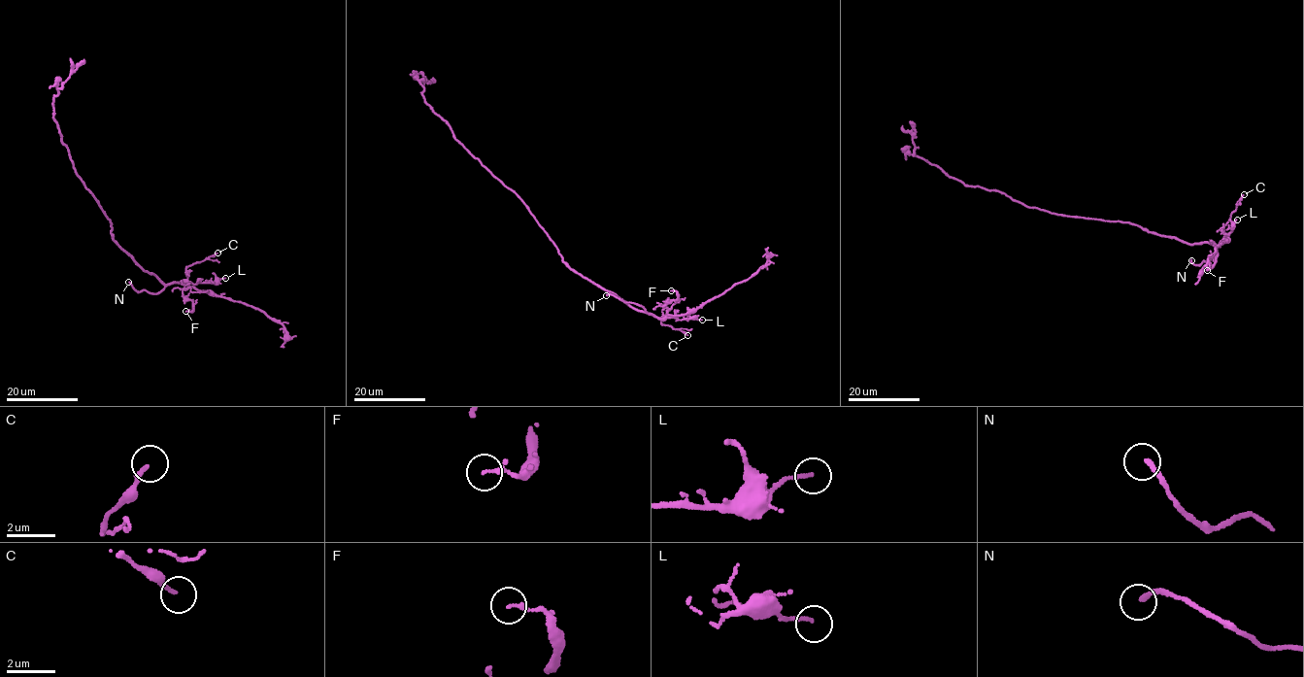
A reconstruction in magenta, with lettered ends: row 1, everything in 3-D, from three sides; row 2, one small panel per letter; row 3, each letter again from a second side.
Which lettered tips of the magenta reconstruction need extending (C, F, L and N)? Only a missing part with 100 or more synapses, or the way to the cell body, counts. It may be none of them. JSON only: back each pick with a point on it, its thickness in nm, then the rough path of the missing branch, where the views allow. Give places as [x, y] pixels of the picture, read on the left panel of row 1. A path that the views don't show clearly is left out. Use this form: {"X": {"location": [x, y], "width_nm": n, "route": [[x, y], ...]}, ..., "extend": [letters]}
{"N": {"location": [128, 282], "width_nm": 200, "route": [[128, 282], [112, 258], [104, 273]]}, "extend": ["N"]}

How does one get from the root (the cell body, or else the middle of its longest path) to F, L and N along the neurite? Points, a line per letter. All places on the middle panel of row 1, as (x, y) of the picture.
F: (558, 251), (562, 261), (571, 268), (655, 317), (664, 318), (668, 310), (663, 307), (678, 298), (671, 290)
L: (558, 251), (565, 264), (638, 310), (659, 318), (702, 320)
N: (558, 251), (562, 261), (571, 268), (630, 306), (646, 312), (638, 304), (606, 295)

